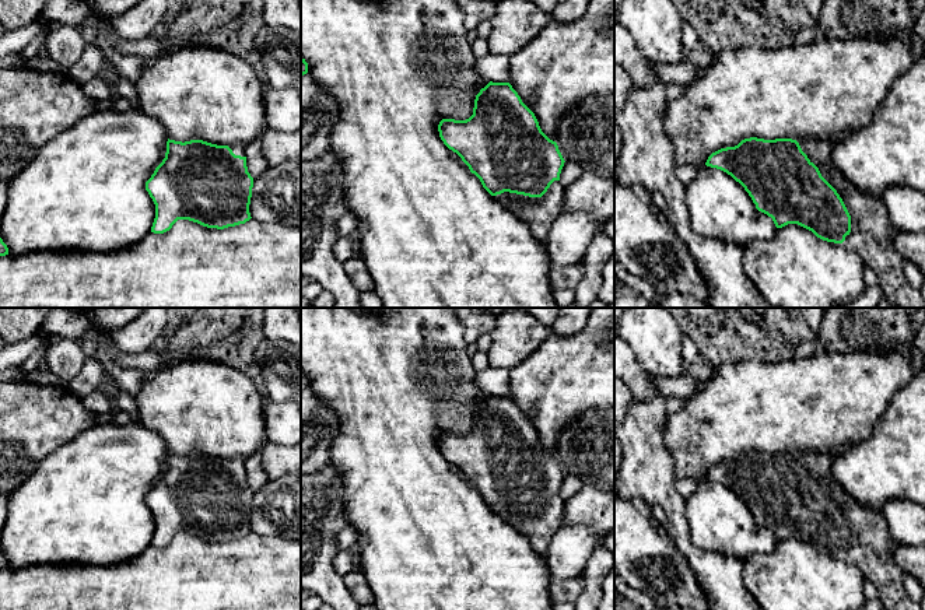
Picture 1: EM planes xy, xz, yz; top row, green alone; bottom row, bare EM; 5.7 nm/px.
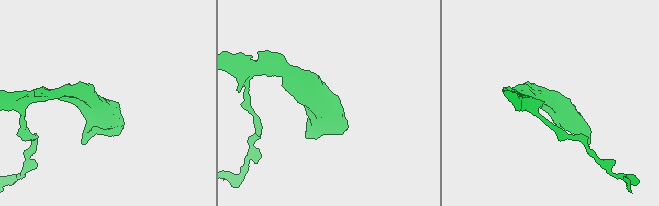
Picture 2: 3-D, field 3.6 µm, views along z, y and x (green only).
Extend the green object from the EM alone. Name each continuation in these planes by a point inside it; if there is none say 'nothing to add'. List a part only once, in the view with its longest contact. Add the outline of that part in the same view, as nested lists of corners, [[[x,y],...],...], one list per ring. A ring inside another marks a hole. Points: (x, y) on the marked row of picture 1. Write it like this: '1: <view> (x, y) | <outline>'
1: yz (871, 238) | [[[796,140],[821,176],[837,190],[851,215],[851,232],[842,242],[855,252],[877,278],[879,288],[893,308],[925,308],[922,292],[904,274],[905,259],[893,245],[896,228],[882,200],[863,194],[831,161],[831,141]]]

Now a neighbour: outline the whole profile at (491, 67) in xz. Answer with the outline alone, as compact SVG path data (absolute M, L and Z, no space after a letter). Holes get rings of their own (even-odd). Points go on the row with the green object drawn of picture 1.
M488 53L483 57L476 57L477 74L493 83L508 83L509 81L509 56L497 56Z

